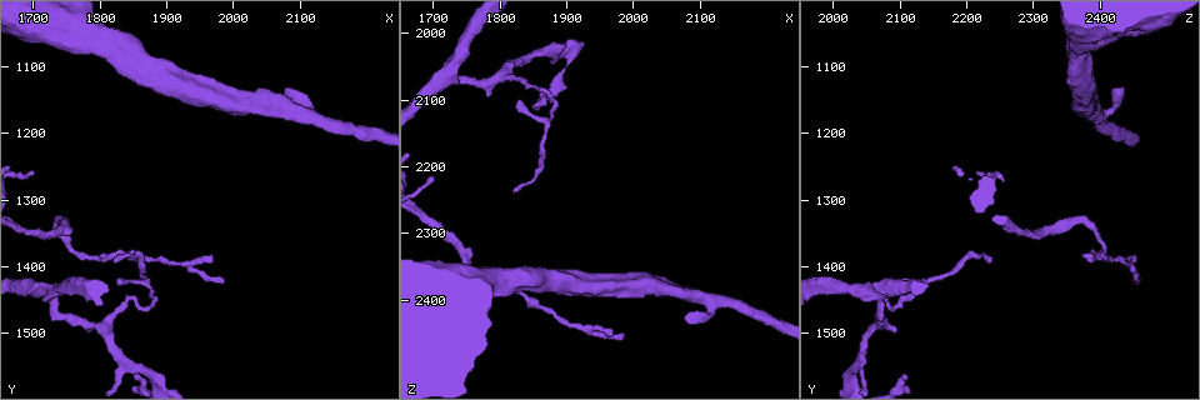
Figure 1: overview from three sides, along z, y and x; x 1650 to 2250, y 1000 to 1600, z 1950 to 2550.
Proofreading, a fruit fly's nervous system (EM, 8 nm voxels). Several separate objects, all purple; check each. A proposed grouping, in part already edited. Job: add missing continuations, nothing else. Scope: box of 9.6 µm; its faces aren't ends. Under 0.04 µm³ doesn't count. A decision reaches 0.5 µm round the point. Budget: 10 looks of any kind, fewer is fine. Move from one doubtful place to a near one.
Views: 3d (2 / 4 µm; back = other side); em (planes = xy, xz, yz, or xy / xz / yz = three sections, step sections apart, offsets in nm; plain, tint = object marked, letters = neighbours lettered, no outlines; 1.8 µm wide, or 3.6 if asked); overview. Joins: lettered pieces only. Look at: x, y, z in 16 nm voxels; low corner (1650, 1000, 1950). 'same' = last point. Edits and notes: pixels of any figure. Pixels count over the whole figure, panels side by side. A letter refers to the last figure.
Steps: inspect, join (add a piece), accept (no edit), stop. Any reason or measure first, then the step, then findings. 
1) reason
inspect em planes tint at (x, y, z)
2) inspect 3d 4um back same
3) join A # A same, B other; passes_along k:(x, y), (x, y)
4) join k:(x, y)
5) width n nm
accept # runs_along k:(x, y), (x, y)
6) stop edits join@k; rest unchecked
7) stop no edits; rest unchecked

tapers out
inspect em 3.6um planes plain at (1965, 1385, 2450)

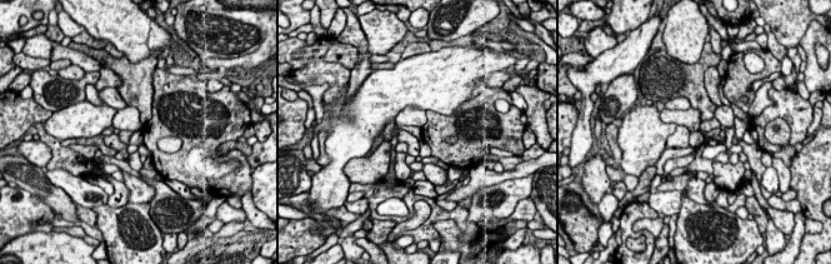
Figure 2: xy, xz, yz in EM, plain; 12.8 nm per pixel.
inspect em 3.6um planes tint same

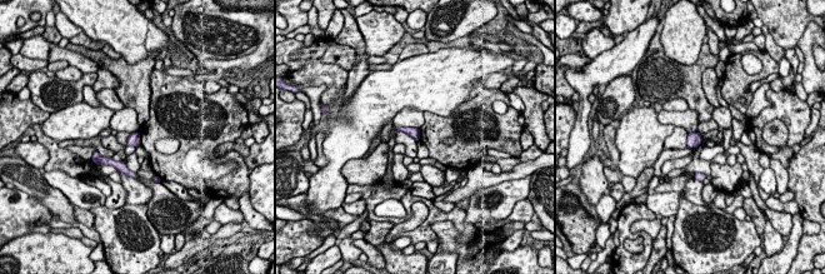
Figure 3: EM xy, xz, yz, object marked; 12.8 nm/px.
see the neighbours
inspect em 3.6um planes letters same

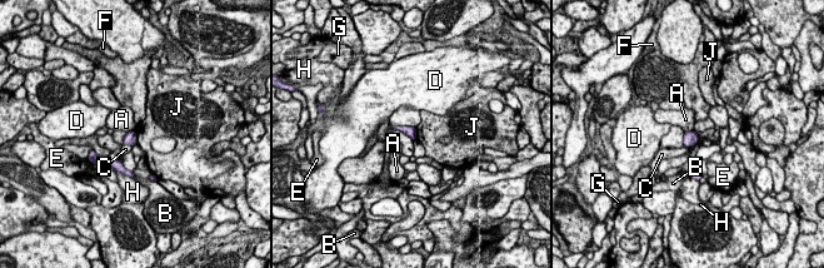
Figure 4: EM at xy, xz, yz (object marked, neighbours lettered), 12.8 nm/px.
accept # A other, B other, C other, D other, E other, F other, G other, H other, J other; border 4:(134, 129), (126, 133); none of them fits

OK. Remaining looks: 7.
a narrow waist
inspect em planes letters at (1820, 1385, 2385)

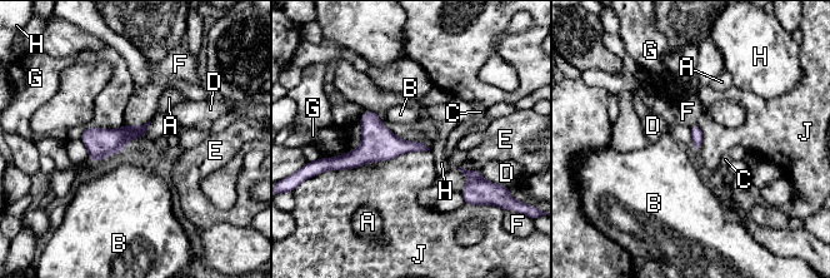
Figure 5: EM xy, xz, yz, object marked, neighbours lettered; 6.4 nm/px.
width 80 nm; longest_contact J 650 nm
accept # A other, B other, C other, D other, E other, F other, G other, H other, J other; no lettered piece goes on from it

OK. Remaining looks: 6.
abrupt turn
inspect em 3.6um planes letters at (1880, 1460, 2095)

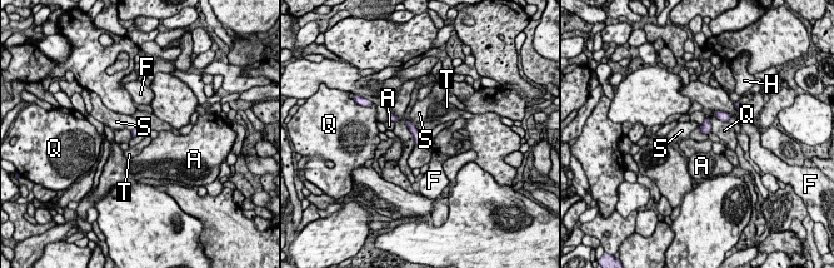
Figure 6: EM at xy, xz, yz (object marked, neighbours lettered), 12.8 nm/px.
width 100 nm
accept # A other, F other, H other, Q other, S other, T other; runs_along 6:(408, 122), (416, 135), (416, 143); none of them fits

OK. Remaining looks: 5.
a fork
inspect 3d 2um at (1725, 1440, 2060)

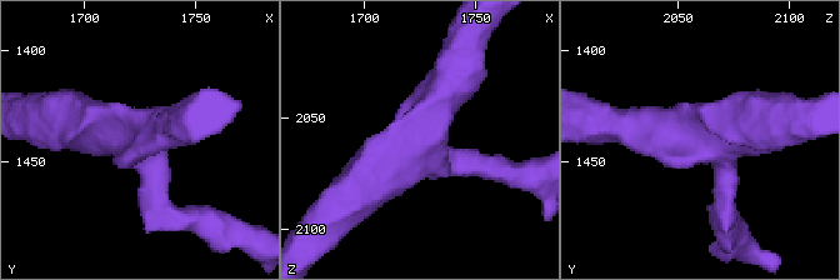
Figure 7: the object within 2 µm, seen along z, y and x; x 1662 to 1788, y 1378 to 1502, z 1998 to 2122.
arms 3; arm_widths 190, 280, 340 nm; shape alone is not enough
inspect em xy step 8 tint at (1725, 1440, 2065)

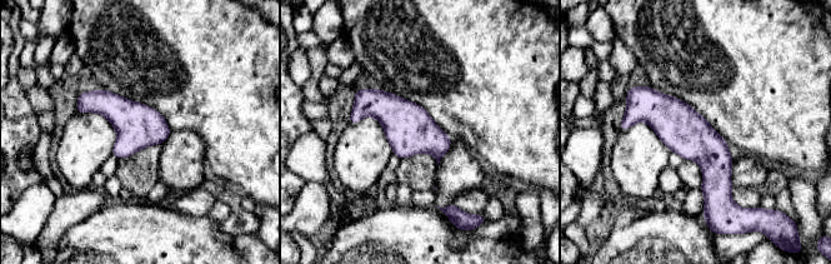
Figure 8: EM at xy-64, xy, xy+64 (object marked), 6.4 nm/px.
another direction
inspect em planes letters same

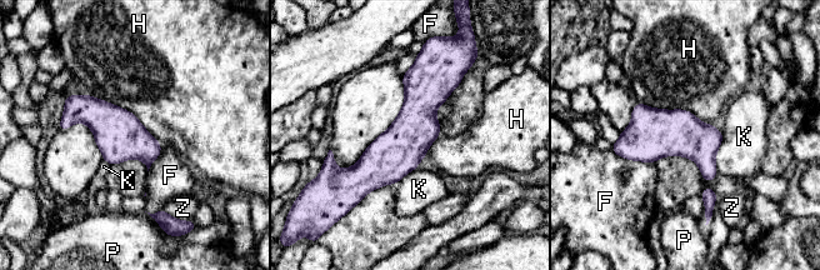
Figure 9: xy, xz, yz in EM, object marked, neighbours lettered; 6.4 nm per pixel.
width 300 nm
accept # F other, H other, K other, P other, Z other; runs_along 9:(424, 65), (416, 128), (360, 194); no lettered piece goes on from it

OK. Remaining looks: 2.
stop no edits; rest unchecked

